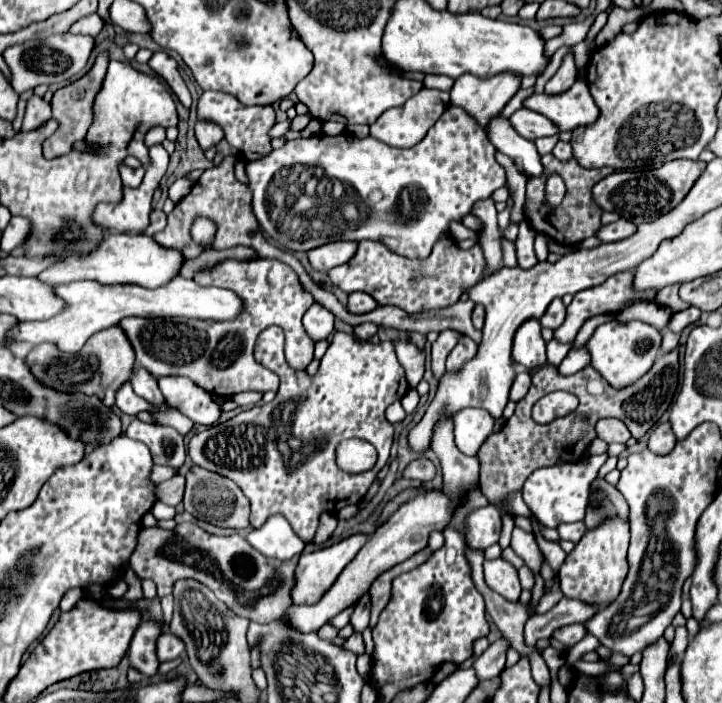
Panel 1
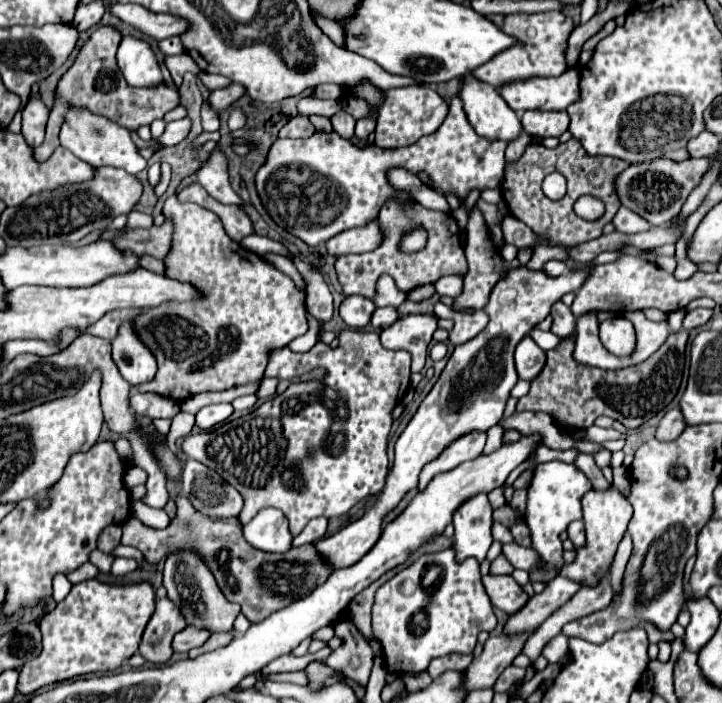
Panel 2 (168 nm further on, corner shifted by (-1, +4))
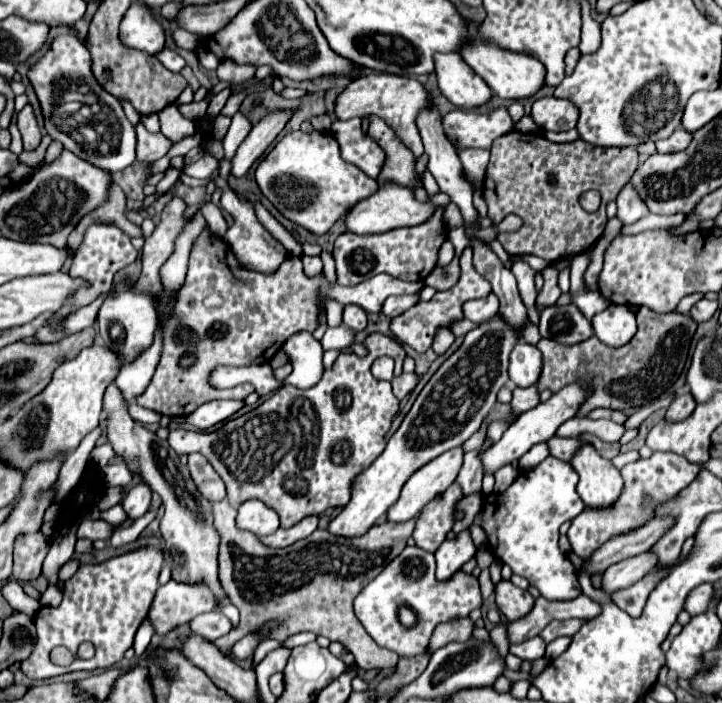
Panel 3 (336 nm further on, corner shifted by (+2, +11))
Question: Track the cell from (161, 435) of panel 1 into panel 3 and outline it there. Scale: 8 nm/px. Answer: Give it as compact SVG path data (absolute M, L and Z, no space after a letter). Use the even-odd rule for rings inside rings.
M141 482L139 486L131 488L131 492L123 498L123 508L125 508L125 512L129 514L131 520L143 516L143 514L149 510L151 494L153 494L151 488L149 488L145 482Z

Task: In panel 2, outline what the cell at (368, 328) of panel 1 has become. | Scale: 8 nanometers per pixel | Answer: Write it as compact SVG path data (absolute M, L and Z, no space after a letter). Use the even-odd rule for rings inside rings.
M380 307L374 311L370 325L374 329L386 329L396 321L398 321L398 309L396 307Z

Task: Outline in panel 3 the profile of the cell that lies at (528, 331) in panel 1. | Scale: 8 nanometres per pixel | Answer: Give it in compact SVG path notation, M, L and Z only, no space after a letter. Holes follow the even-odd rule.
M519 340L509 358L509 378L521 386L533 386L541 374L541 352L537 346Z

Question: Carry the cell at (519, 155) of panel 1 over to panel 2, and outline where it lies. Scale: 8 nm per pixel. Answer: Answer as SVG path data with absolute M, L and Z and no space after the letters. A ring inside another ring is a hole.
M472 73L462 75L458 97L464 105L464 113L470 125L482 137L490 141L512 141L520 135L522 125L518 115L506 105L506 101L492 85L480 83Z

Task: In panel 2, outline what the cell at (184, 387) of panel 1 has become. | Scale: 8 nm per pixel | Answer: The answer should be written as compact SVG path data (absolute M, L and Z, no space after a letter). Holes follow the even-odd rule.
M218 403L216 407L202 407L198 413L196 413L196 425L204 431L212 429L216 423L222 423L226 421L230 415L232 415L232 405L228 403Z

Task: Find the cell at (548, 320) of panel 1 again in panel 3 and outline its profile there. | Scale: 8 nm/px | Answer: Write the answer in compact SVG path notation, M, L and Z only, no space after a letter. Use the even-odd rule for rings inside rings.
M573 304L545 308L539 318L539 332L543 338L551 338L561 344L575 344L593 336L591 322L585 320Z

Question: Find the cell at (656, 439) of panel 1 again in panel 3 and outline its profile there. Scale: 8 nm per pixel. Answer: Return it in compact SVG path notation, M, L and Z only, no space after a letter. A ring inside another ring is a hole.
M689 392L685 394L679 394L673 398L671 406L667 408L667 414L665 414L665 420L671 420L671 422L681 422L685 420L693 410L695 410L695 400L693 396L689 396Z

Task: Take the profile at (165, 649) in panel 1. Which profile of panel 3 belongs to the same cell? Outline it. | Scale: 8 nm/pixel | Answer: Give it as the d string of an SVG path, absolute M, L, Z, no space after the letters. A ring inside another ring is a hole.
M213 610L207 614L199 614L195 620L189 622L189 628L191 634L197 634L205 640L215 640L231 630L231 622L219 610Z

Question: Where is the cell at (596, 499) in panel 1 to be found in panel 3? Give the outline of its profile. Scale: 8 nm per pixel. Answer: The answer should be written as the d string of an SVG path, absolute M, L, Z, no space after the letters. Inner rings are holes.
M553 436L549 442L549 452L555 456L555 458L559 458L559 460L571 460L575 454L577 454L577 450L583 446L577 438L557 438L557 436Z

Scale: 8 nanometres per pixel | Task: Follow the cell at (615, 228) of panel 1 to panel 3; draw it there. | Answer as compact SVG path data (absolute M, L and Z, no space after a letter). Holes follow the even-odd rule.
M629 184L619 192L617 208L619 208L617 218L623 224L635 224L637 220L649 214L649 210L645 208L645 202L637 196L637 192L633 192L633 188L629 188Z

